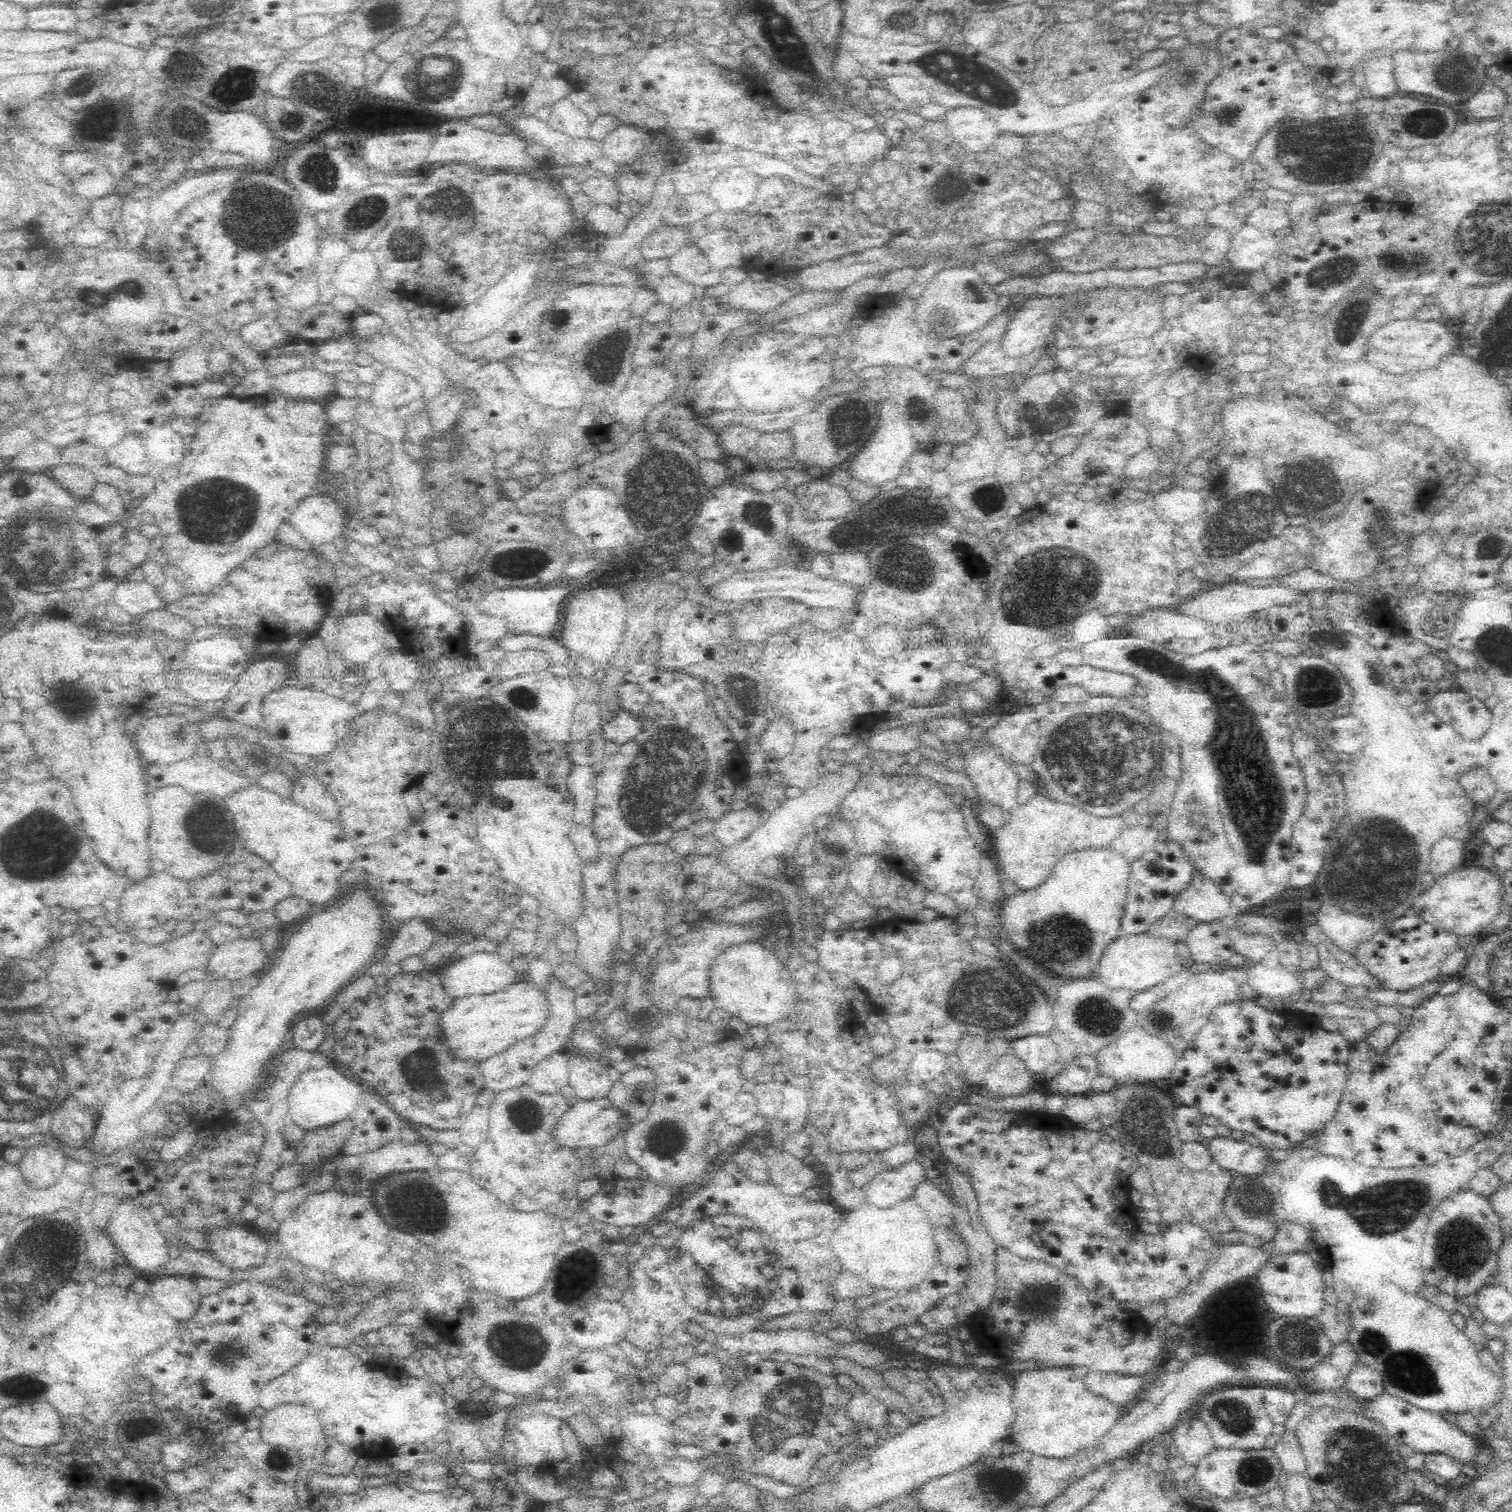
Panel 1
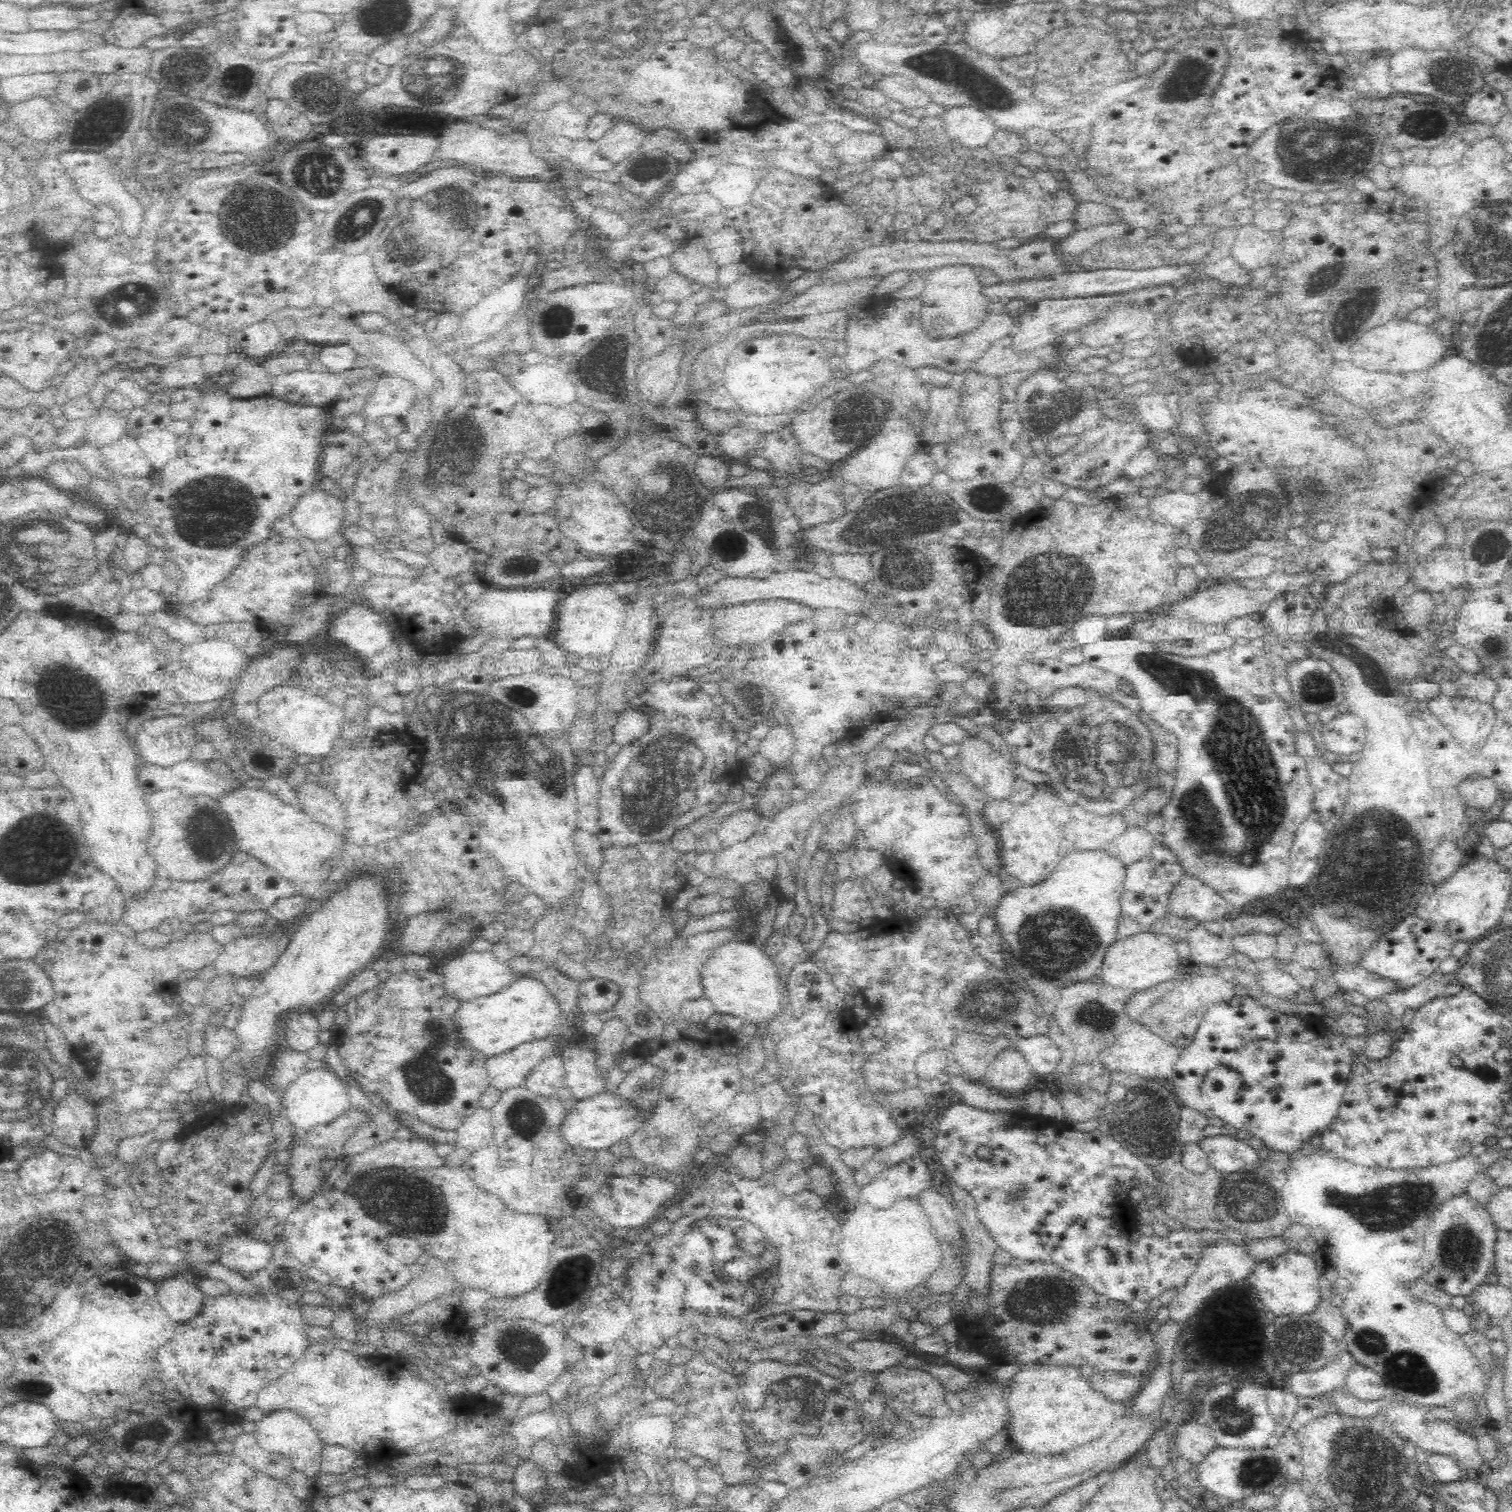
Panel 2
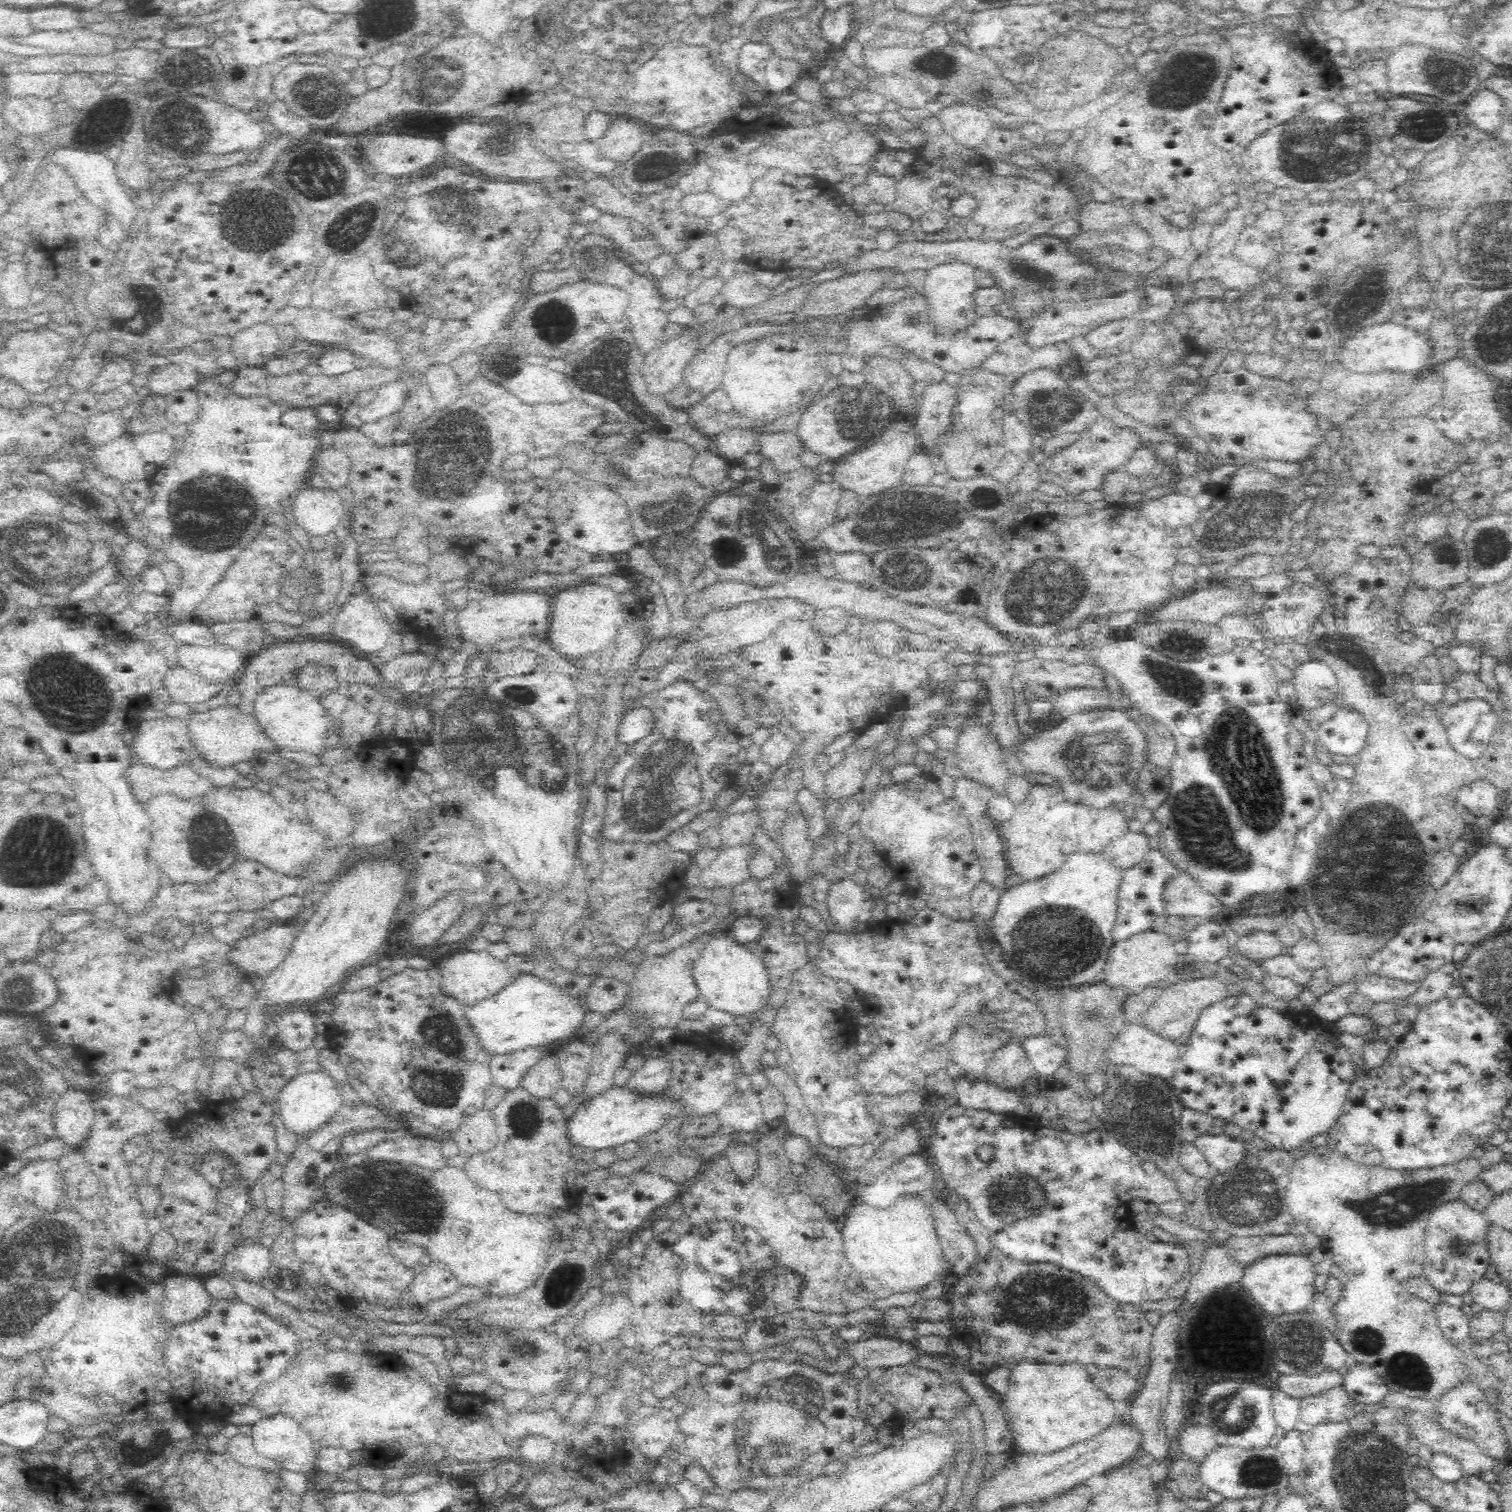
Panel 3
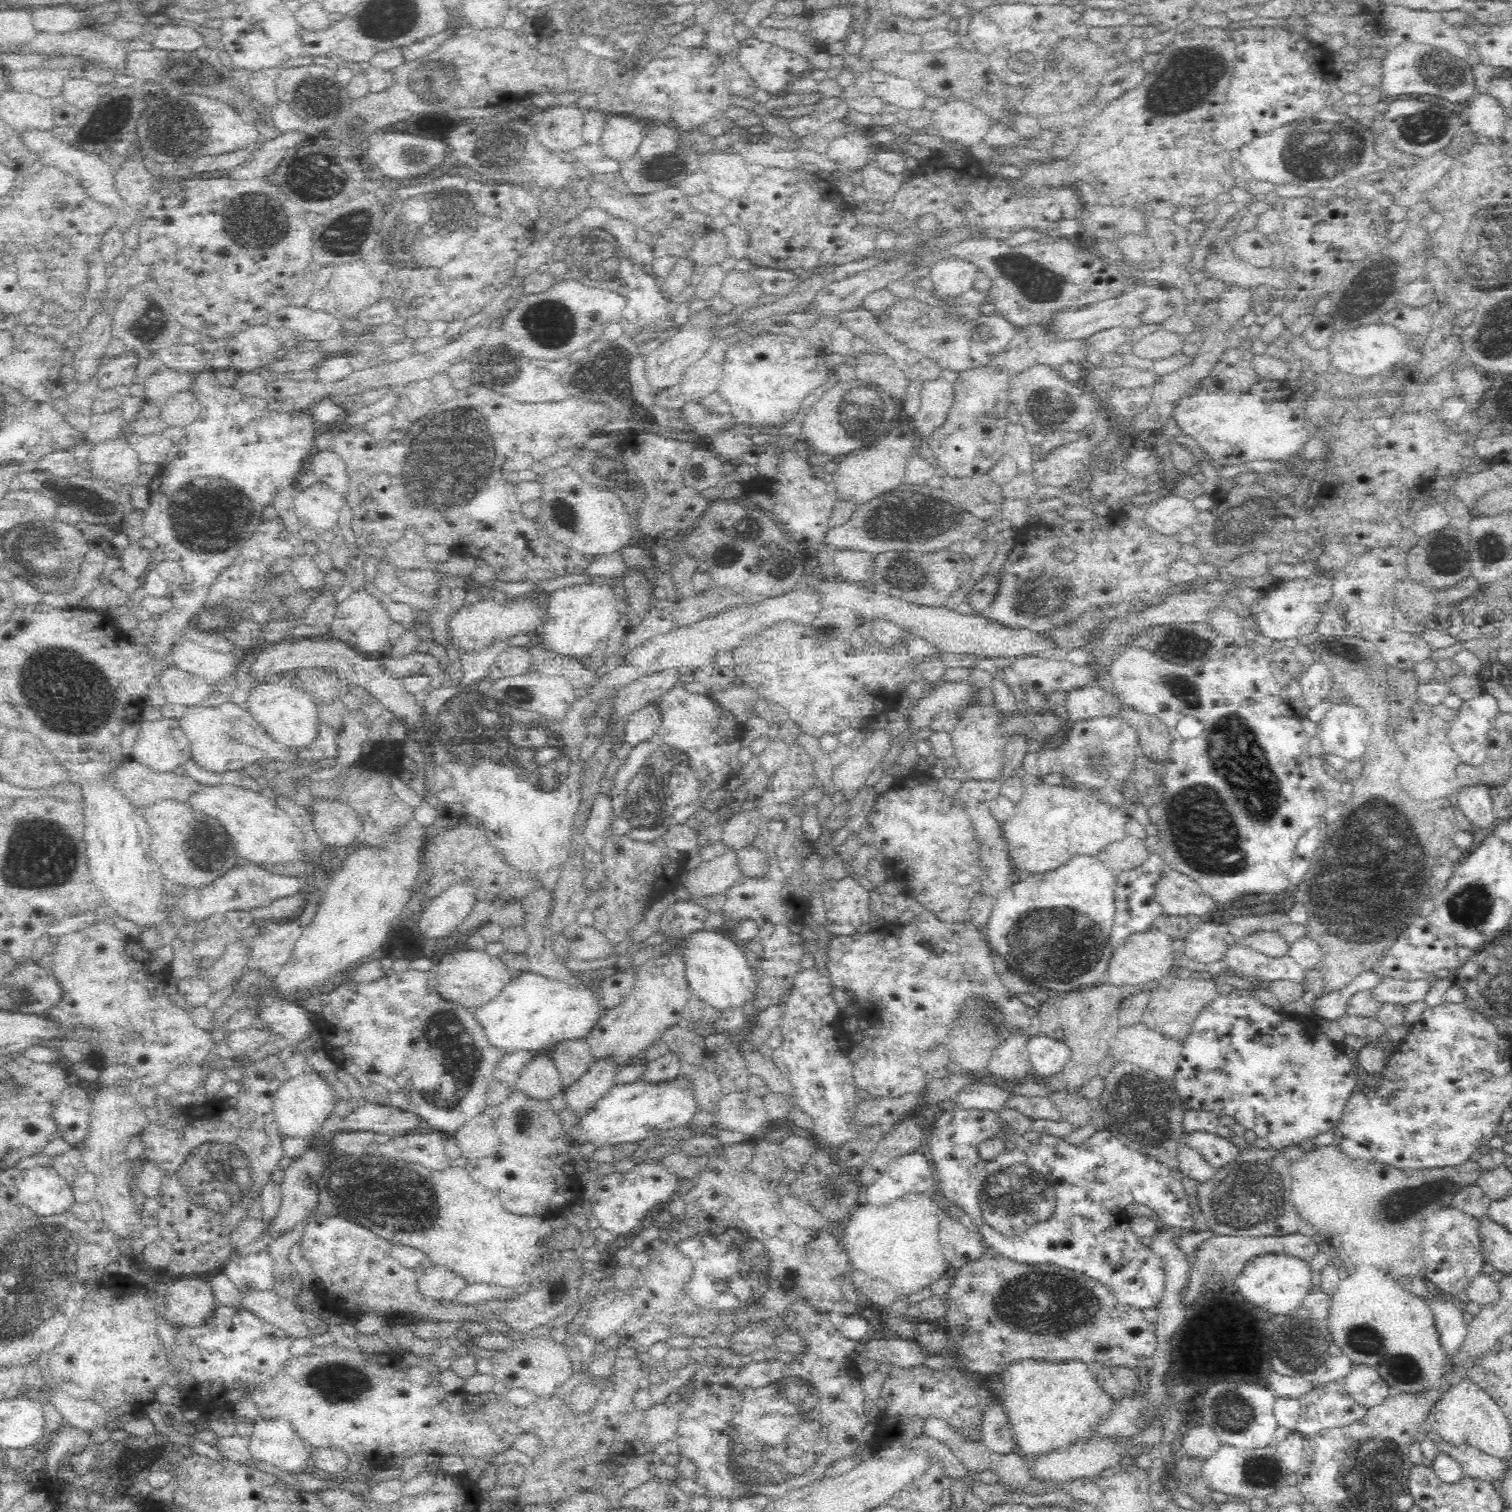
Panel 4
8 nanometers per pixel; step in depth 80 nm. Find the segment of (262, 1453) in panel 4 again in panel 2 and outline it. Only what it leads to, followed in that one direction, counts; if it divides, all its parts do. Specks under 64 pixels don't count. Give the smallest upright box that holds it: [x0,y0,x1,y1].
[254,1408,326,1485]

